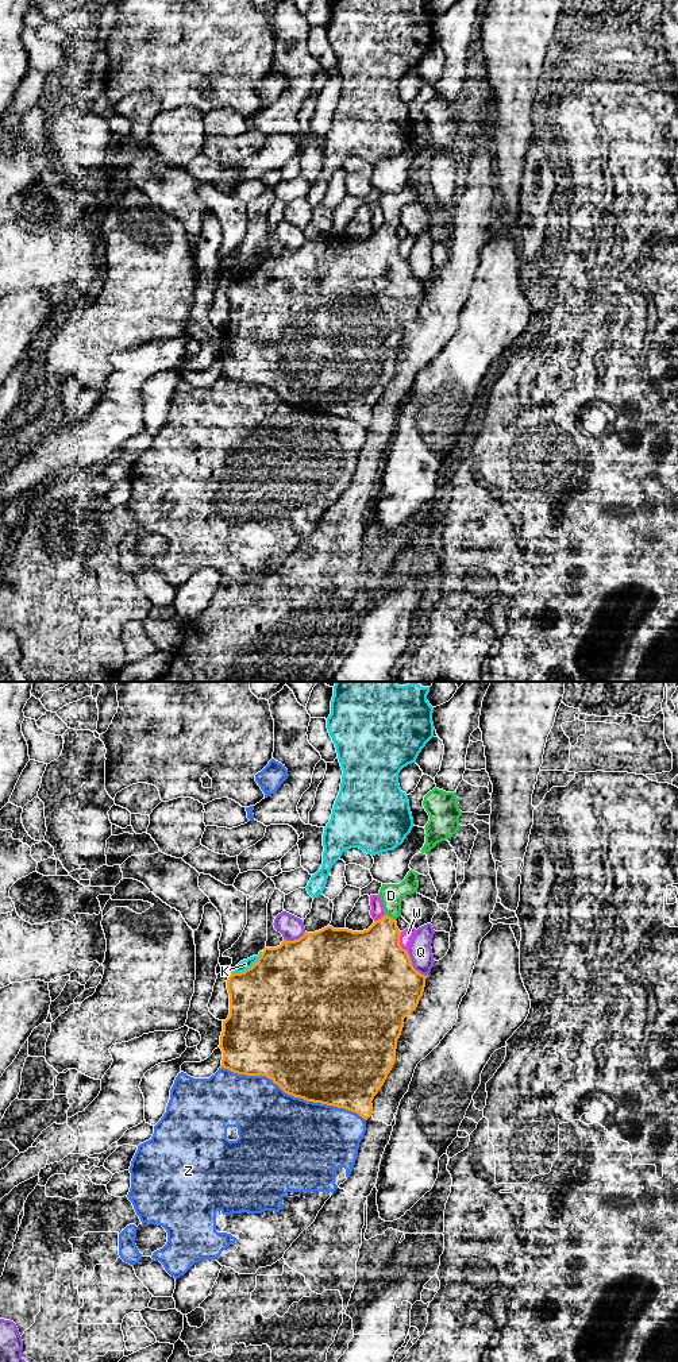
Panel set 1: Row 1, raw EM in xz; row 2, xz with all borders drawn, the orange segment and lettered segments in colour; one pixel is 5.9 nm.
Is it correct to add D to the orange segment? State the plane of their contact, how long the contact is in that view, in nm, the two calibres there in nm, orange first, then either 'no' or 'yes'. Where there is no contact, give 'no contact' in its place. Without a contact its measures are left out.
contact in xz; length 70 nm; calibres 340 and 130 nm; yes

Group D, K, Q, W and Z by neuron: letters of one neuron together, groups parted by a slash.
D / K / Q / W / Z

